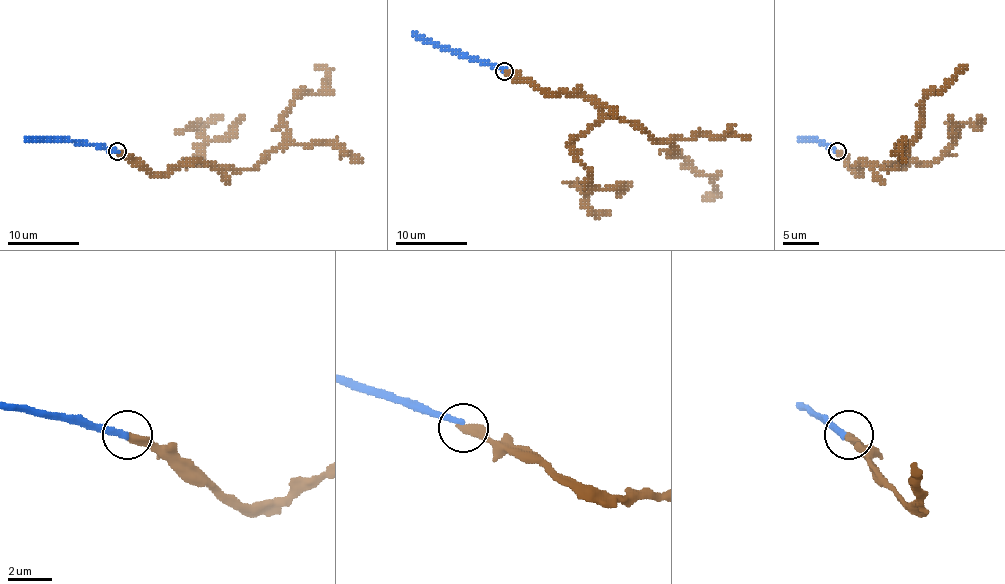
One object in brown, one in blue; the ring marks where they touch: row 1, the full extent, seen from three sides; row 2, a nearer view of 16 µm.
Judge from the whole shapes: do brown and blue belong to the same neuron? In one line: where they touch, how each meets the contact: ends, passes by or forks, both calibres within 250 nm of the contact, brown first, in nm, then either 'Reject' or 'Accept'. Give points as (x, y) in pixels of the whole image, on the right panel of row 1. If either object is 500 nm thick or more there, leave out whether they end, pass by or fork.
Place: (837, 151). At the ring brown ends. At the ring blue ends. Thickness 420 nm (brown) against 280 nm. Accept

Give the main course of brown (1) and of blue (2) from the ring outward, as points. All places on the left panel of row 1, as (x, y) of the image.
1: (117, 150), (155, 174), (196, 163), (255, 168), (288, 138), (284, 113), (323, 88), (327, 73), (316, 64)
2: (117, 150), (67, 140), (24, 138)

